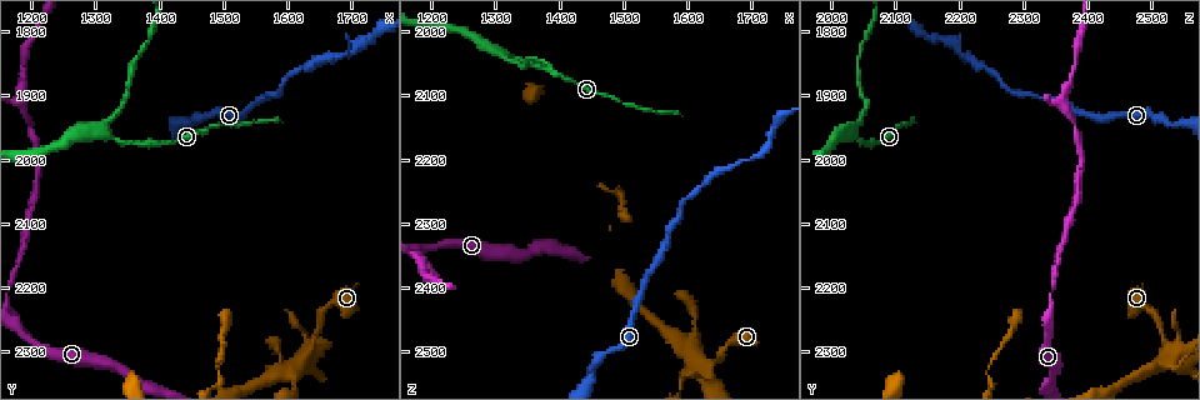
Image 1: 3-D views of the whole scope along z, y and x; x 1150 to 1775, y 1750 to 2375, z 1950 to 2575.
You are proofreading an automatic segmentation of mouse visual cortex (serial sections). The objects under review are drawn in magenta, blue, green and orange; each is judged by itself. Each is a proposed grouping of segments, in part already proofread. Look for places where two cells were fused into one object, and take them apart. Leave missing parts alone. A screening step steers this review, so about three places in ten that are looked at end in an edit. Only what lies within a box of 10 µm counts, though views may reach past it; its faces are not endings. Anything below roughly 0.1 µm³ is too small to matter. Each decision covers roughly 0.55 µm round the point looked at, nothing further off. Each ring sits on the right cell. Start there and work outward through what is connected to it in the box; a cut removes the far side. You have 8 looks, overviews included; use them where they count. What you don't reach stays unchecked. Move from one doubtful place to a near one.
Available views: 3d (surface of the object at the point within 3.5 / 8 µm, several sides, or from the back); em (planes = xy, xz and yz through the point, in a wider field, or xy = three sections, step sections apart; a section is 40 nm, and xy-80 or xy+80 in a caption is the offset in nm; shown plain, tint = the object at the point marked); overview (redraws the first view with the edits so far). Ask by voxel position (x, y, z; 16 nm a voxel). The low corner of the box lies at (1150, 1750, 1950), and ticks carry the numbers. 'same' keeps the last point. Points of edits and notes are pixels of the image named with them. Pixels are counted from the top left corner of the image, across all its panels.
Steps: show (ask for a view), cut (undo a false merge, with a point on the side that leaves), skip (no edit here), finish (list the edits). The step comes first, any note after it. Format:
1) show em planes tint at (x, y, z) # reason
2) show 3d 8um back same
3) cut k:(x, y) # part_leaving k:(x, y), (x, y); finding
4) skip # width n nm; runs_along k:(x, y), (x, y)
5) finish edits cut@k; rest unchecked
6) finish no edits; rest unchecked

show em xy step 2 tint at (1630, 2310, 2525)

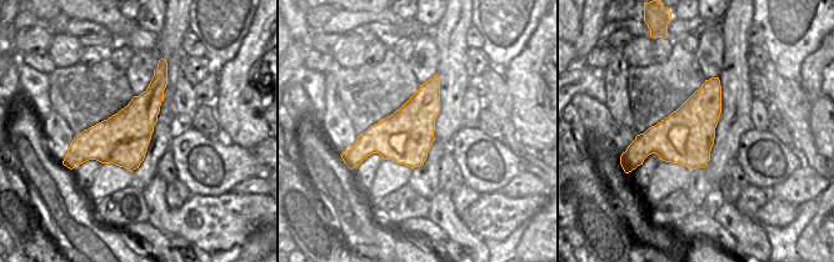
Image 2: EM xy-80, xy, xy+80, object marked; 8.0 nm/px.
show 3d 3.5um same

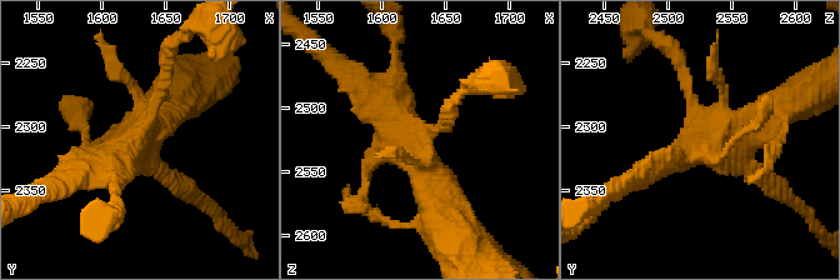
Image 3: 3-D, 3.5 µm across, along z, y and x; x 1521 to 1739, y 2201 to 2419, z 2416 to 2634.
skip # width 420 nm; runs_along 3:(164, 66), (138, 139), (80, 170); continuous, no second cell

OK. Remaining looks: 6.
show 3d 8um at (1310, 1960, 2040) # calibre changes

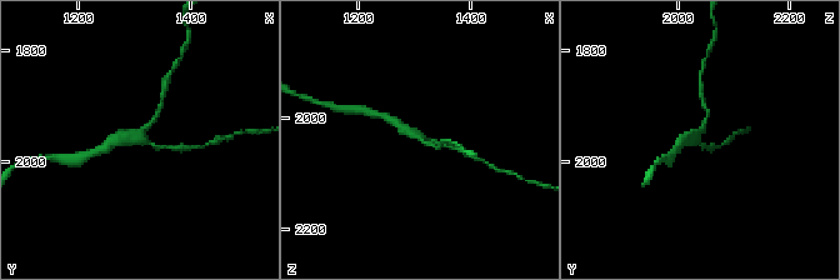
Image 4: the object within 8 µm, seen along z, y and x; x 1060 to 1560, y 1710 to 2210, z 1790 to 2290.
show 3d 3.5um back same # zoom in

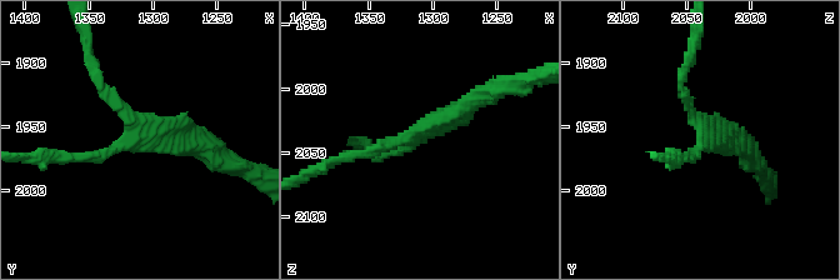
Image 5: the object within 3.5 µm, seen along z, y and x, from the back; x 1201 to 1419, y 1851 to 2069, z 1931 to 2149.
show em xy step 3 tint at (1312, 1956, 2036) # now the EM

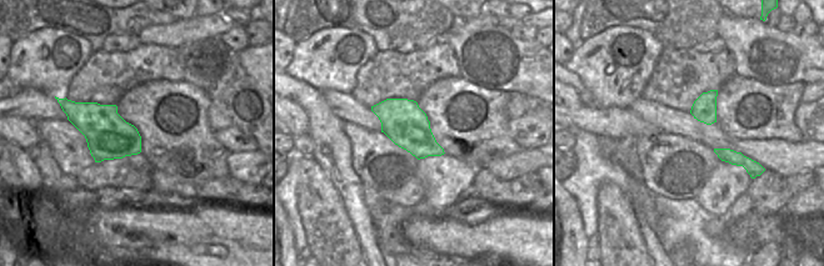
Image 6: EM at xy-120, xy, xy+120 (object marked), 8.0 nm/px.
skip # runs_along 5:(343, 158), (415, 135), (488, 93); continuous, no second cell

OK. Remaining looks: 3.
show 3d 3.5um at (1700, 1830, 2200) # thin neck

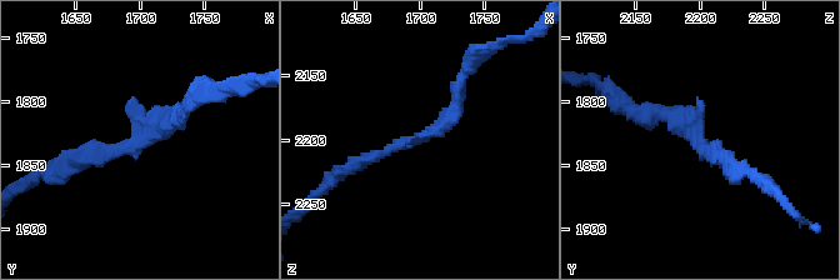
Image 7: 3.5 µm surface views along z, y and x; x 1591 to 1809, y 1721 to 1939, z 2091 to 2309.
show em xy step 2 tint at (1700, 1832, 2200)

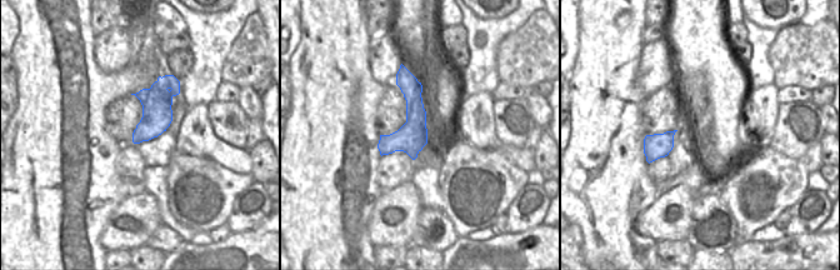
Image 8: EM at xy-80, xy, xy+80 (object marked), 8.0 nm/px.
show em xy step 1 tint same # another direction

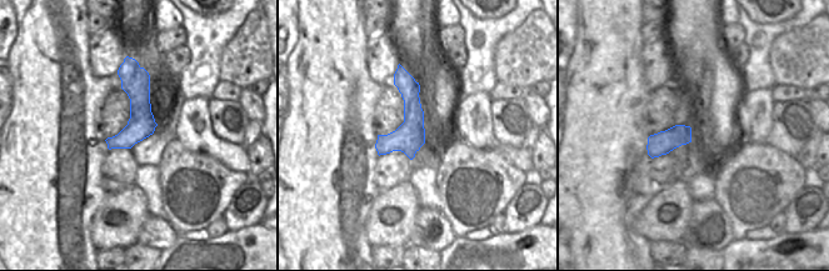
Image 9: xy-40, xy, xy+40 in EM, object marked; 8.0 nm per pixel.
skip # runs_along 7:(348, 166), (439, 129), (463, 80); all the same cell

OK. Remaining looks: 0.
finish no edits; rest unchecked

